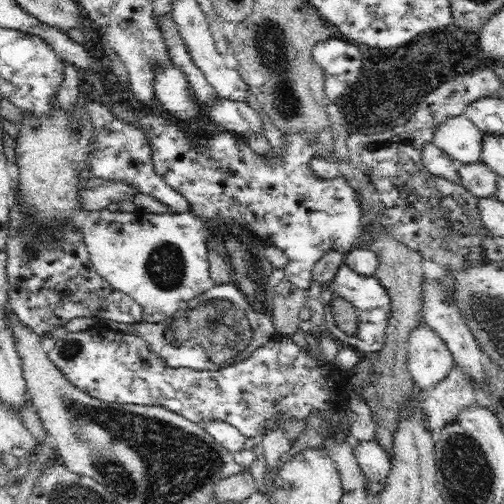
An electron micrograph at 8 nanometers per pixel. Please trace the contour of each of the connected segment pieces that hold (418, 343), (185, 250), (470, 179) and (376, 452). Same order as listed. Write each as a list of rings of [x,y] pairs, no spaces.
[[[424,320],[409,334],[407,368],[420,392],[438,385],[455,366],[446,343]]]
[[[108,209],[86,213],[80,222],[84,243],[97,273],[112,287],[134,299],[144,313],[144,319],[157,323],[172,316],[179,308],[188,304],[192,298],[210,290],[215,282],[210,278],[207,240],[212,235],[208,227],[192,211],[182,214],[135,212],[111,212]]]
[[[481,161],[476,162],[476,164],[459,165],[458,174],[458,179],[463,187],[480,198],[490,197],[495,194],[500,177],[498,173]]]
[[[376,441],[353,445],[353,453],[359,462],[360,476],[366,478],[367,494],[380,494],[385,478],[390,472],[391,459],[386,449]]]

